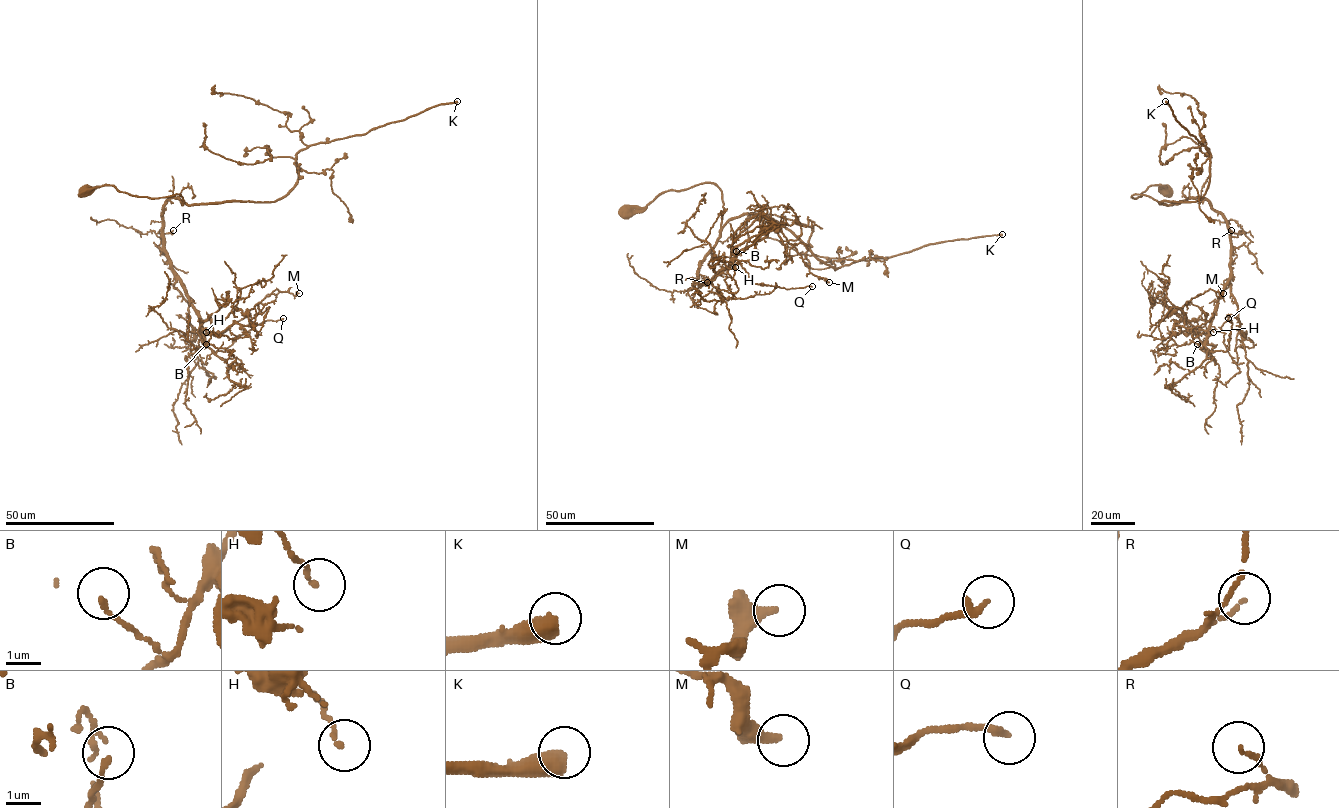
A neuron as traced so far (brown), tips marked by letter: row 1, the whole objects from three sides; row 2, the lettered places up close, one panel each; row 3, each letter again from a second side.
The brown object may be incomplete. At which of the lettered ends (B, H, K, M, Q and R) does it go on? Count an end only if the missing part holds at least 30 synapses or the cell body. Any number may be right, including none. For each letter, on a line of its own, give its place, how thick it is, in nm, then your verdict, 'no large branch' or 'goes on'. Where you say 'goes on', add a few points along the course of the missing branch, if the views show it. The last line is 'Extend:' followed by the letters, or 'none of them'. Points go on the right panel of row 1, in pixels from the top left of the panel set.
B: place (1197, 344); calibre 120 nm; no large branch
H: place (1213, 332); calibre 130 nm; no large branch
K: place (1165, 101); calibre 500 nm; goes on
M: place (1223, 293); calibre 360 nm; no large branch
Q: place (1228, 318); calibre 220 nm; no large branch
R: place (1231, 230); calibre 100 nm; no large branch
Extend: K

